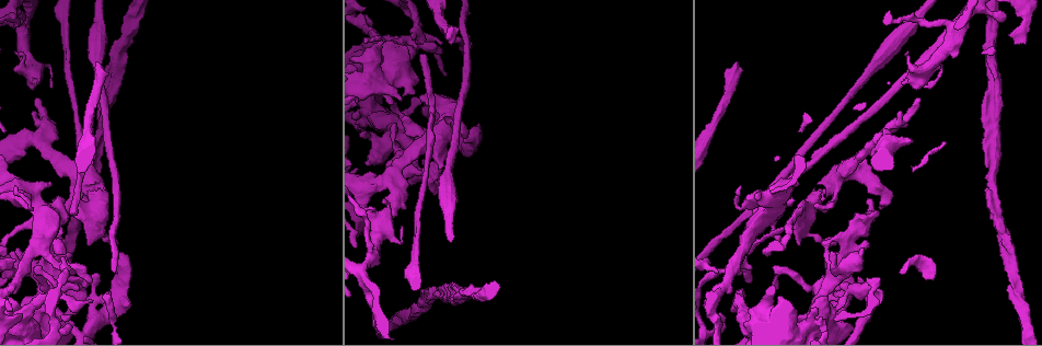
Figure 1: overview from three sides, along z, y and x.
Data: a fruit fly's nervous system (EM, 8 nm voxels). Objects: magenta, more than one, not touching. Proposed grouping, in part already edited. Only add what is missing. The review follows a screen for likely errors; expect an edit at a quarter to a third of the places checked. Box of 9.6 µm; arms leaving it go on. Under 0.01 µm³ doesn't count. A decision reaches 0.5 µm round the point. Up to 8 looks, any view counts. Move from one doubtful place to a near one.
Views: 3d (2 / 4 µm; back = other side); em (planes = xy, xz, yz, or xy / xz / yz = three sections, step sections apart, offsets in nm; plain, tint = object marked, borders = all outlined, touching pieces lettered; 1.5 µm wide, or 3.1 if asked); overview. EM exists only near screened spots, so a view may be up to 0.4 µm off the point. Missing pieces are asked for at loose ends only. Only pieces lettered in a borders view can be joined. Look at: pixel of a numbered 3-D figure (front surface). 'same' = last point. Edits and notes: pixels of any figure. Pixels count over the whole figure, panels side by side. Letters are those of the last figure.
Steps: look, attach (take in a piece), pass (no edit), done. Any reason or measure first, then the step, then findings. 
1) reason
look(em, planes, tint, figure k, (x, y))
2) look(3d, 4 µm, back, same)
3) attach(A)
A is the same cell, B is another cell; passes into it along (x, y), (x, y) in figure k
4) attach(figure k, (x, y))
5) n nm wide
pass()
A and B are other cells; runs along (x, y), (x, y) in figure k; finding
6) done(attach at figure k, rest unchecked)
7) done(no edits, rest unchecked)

branch stops here
look(em, planes, borders, figure 1, (448, 39))

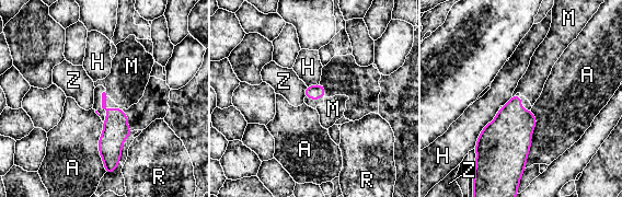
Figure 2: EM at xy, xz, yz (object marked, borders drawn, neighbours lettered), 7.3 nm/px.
A touches over 420 nm
attach(M)
M is the same cell, A, H, R and Z are other cells; it goes on there

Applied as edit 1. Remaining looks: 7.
redraw
look(overview)

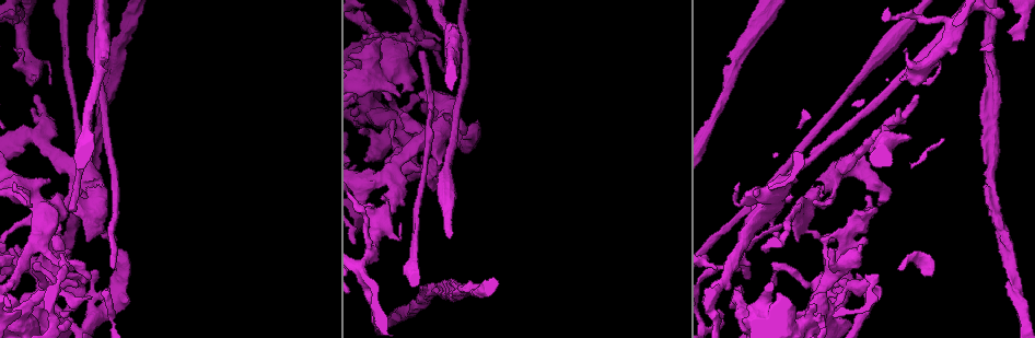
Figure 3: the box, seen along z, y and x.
branch stops here
look(3d, 2 µm, back, figure 3, (834, 238))

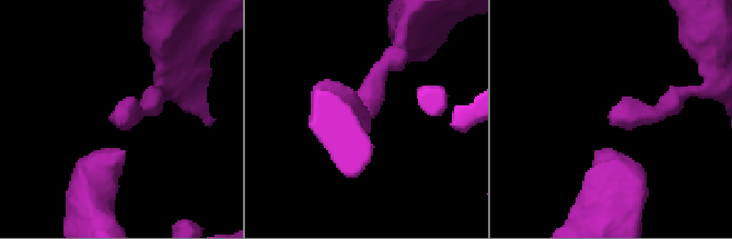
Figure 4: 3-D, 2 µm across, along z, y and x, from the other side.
shape alone is not enough
look(em, planes, borders, figure 4, (121, 121))

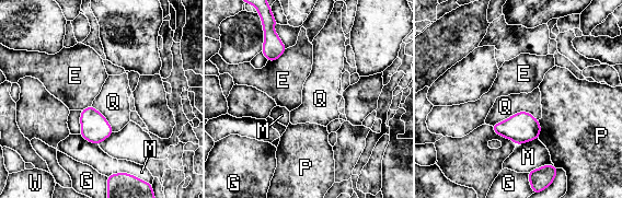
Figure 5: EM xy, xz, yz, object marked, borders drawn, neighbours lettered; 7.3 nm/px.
200 nm wide
pass()
E, G, M, P, Q and W are other cells; border along (118, 172), (133, 174), (151, 185) in figure 5; none of them fits

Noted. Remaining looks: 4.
free end
look(em, xz, step 8, borders, figure 3, (61, 314))

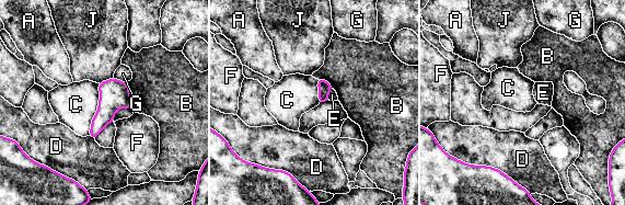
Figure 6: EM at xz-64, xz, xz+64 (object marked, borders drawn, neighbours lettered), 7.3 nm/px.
C touches over 400 nm
pass()
A, B, C, D, E, F, G and J are other cells; border along (99, 83), (99, 107), (88, 135) in figure 6; no lettered piece goes on from it

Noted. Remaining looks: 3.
done(attach at figure 2, rest unchecked)

